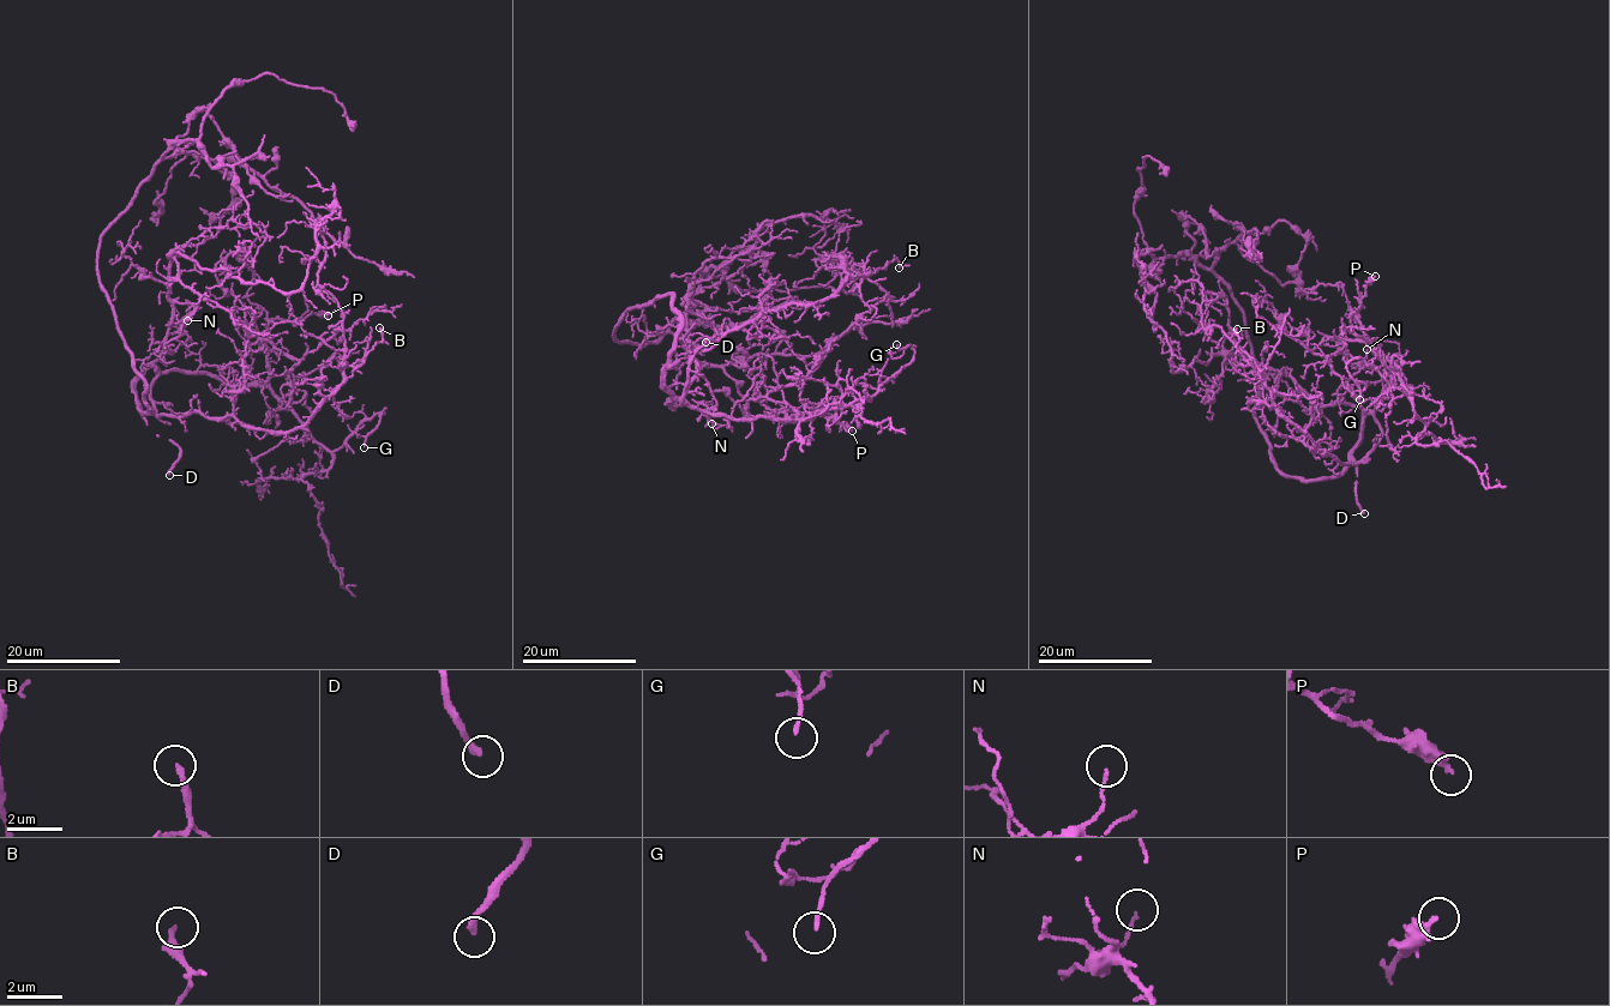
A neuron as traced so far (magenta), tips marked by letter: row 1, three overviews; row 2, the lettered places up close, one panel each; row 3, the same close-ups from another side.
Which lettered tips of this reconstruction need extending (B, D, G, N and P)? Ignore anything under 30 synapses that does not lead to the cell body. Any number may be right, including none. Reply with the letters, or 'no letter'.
D

